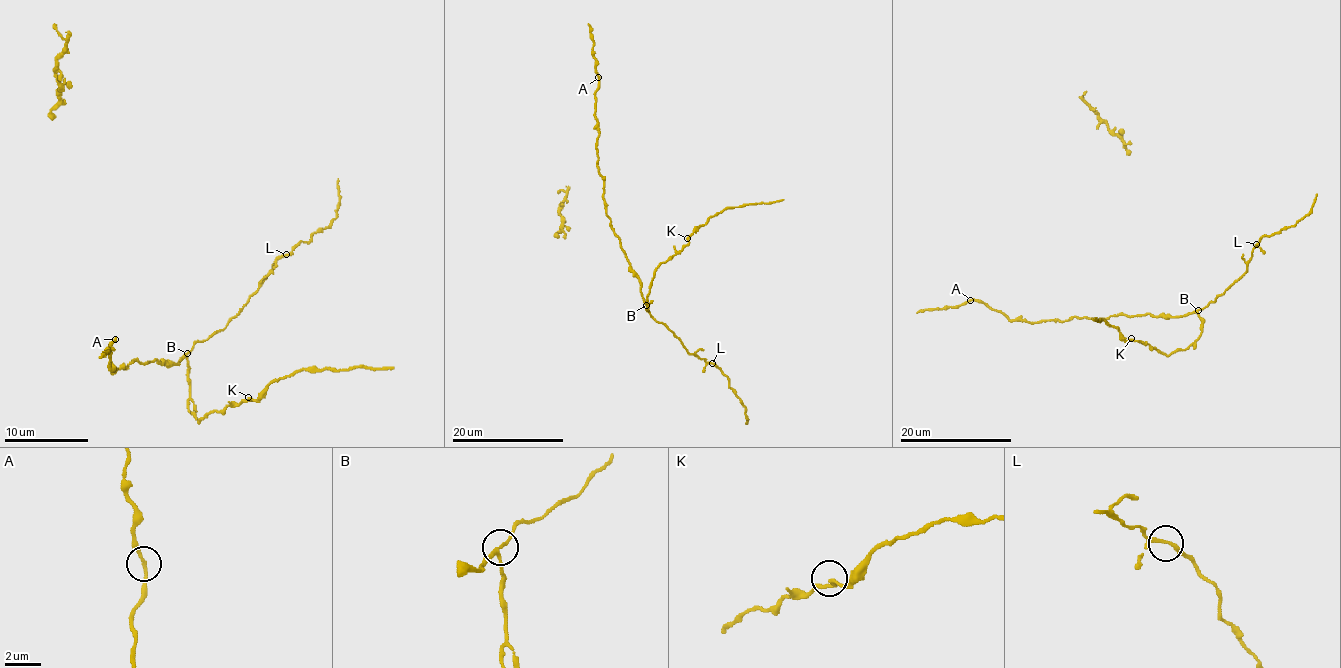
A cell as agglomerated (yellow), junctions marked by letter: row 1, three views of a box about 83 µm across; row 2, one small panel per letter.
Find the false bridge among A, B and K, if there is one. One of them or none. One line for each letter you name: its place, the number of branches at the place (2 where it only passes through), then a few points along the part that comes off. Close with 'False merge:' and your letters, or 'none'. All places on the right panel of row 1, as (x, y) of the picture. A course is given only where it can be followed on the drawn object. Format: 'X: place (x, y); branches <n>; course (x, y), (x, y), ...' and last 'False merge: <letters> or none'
False merge: none

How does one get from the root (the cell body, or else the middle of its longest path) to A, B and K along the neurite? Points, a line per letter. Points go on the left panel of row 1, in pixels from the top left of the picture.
A: (160, 363), (156, 359), (148, 363), (133, 361), (127, 367), (123, 363), (112, 372), (110, 344), (114, 338)
B: (160, 363), (179, 363), (188, 353)
K: (160, 363), (179, 363), (183, 357), (188, 361), (188, 409), (200, 422), (211, 411), (223, 411), (248, 397)

